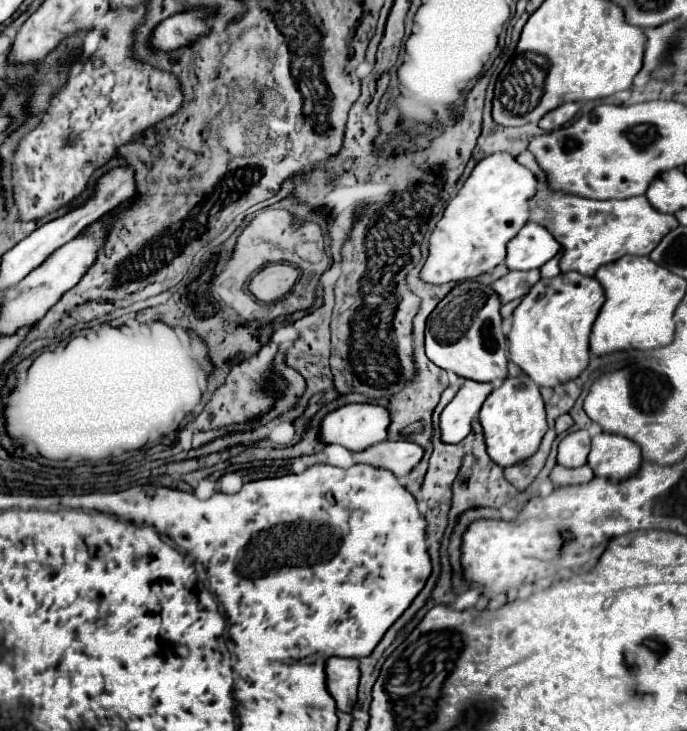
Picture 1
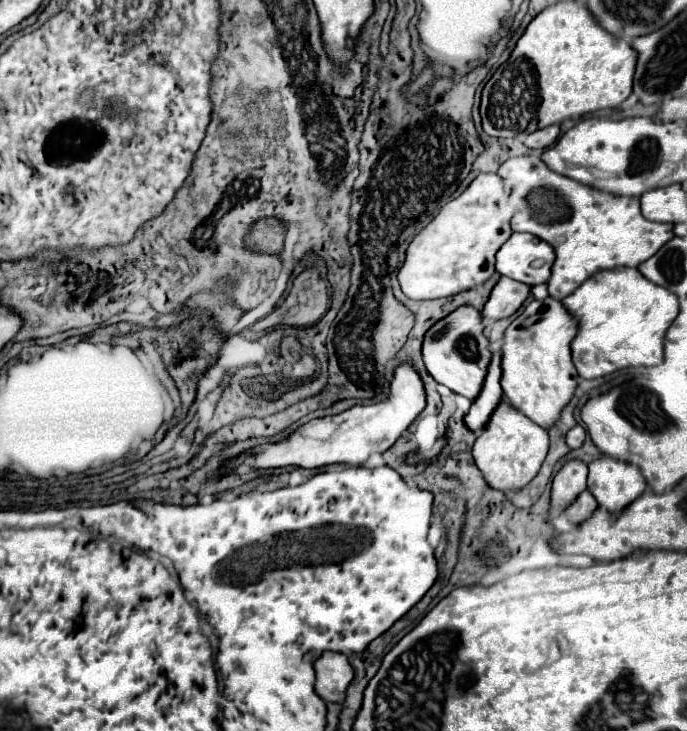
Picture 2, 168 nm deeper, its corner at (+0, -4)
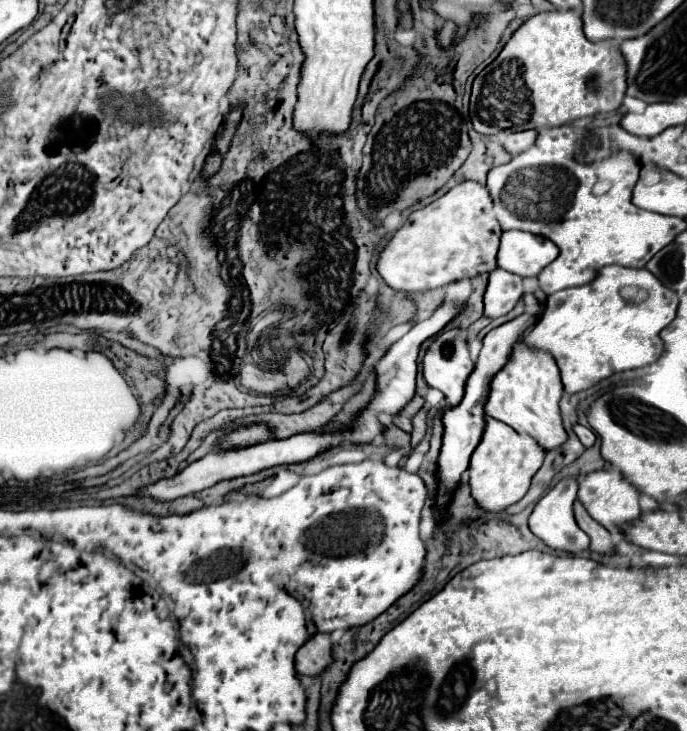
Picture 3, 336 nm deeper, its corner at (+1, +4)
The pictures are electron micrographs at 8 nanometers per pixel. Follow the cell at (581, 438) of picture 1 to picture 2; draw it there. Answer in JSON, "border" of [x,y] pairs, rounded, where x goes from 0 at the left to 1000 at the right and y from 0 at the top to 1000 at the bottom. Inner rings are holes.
{"border":[[[836,627],[821,632],[803,659],[803,692],[827,692],[853,668],[853,654],[856,637],[847,629]]]}

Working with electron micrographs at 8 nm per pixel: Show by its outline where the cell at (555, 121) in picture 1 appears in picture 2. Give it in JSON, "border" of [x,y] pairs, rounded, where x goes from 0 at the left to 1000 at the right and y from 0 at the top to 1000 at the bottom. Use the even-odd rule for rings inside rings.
{"border":[[[803,170],[798,175],[789,175],[789,178],[769,183],[763,197],[771,202],[795,202],[795,200],[803,200],[809,194],[812,183],[815,183],[815,170]]]}

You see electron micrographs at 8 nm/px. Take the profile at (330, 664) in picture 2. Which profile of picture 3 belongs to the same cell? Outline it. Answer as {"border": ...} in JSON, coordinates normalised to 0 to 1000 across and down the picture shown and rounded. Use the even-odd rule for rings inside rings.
{"border":[[[479,867],[453,870],[429,895],[429,914],[441,925],[461,925],[482,906],[482,876]]]}

